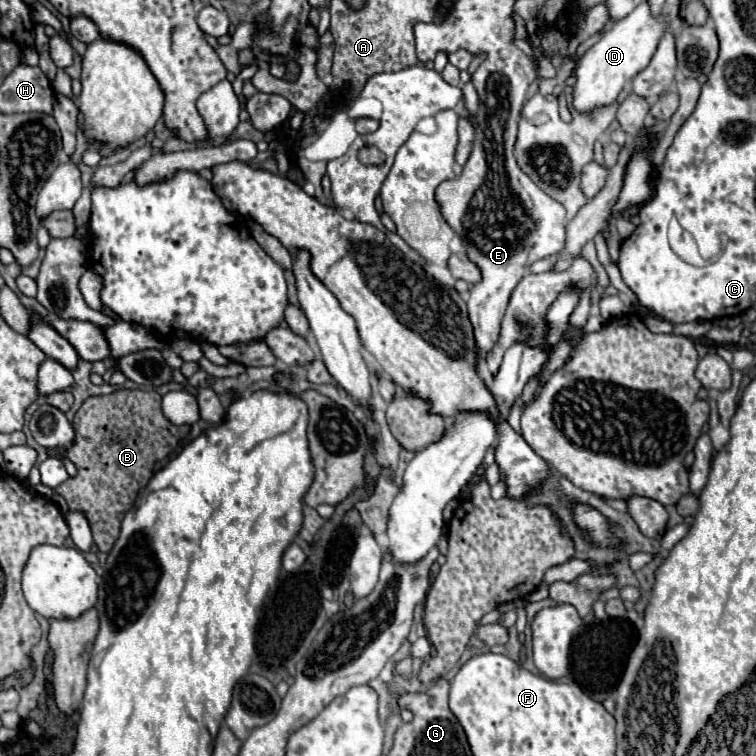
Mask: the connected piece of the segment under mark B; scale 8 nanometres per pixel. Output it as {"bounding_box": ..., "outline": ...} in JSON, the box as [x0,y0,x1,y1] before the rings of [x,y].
{"bounding_box":[55,389,189,553],"outline":[[[119,389],[119,391],[113,391],[111,395],[89,397],[81,405],[81,409],[75,413],[73,429],[75,429],[75,441],[67,449],[67,457],[75,463],[77,477],[67,479],[55,491],[65,497],[71,511],[81,511],[89,519],[91,533],[95,531],[93,541],[95,541],[97,549],[109,553],[113,543],[119,537],[119,527],[121,527],[125,513],[133,507],[141,487],[145,487],[149,483],[155,461],[165,459],[177,447],[177,443],[187,435],[189,425],[177,427],[177,425],[169,423],[161,411],[161,395],[157,395],[155,391]]]}

